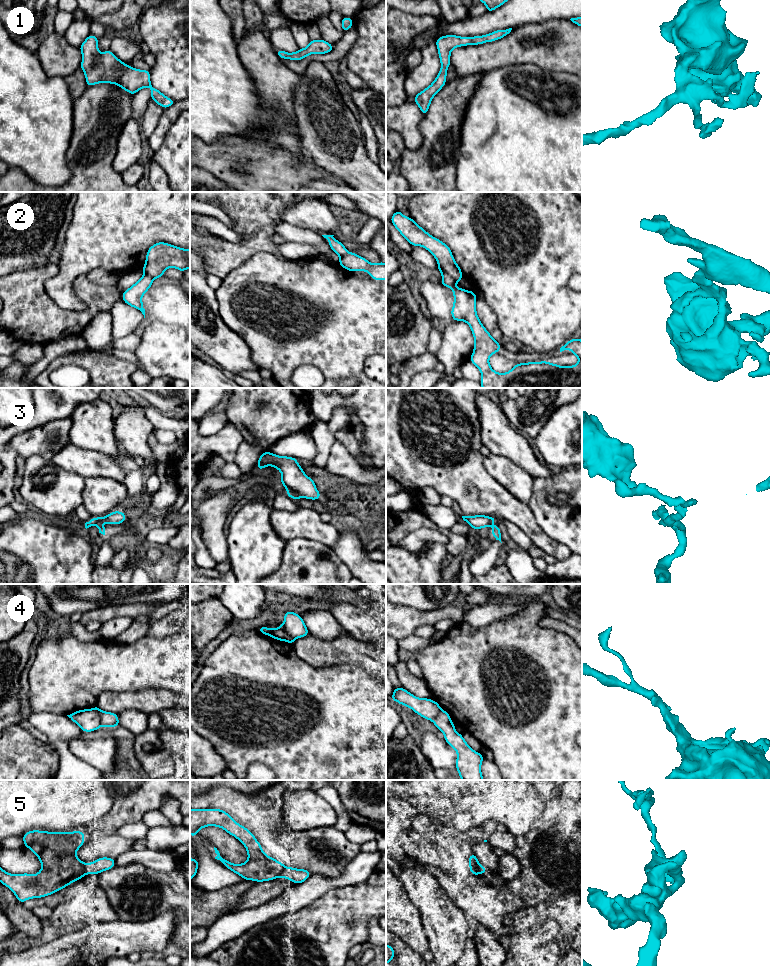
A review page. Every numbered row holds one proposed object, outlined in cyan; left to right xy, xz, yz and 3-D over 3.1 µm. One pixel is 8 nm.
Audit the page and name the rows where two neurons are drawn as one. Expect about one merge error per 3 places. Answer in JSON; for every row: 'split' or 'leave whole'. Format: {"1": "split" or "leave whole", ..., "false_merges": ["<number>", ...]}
{"1": "leave whole", "2": "split", "3": "split", "4": "split", "5": "split", "false_merges": ["2", "3", "4", "5"]}

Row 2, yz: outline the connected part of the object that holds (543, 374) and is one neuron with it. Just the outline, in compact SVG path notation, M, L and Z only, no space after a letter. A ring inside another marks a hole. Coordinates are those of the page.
M439 265L436 268L441 271L441 284L451 288L454 295L454 303L451 310L452 319L455 321L465 321L471 328L474 337L474 350L470 357L470 361L480 370L482 374L482 388L582 388L582 340L571 339L560 348L560 352L571 350L579 358L579 362L574 366L562 367L558 364L553 364L547 361L517 363L510 371L506 373L498 373L494 371L490 364L489 358L492 354L500 351L500 342L494 340L491 334L481 323L476 312L477 296L474 291L467 291L463 288L456 288L457 281L452 279L448 274L440 269Z

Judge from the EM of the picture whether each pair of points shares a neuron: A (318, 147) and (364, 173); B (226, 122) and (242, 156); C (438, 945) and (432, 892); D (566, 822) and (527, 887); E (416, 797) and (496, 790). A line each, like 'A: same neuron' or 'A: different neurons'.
A: same neuron
B: different neurons
C: same neuron
D: same neuron
E: same neuron

